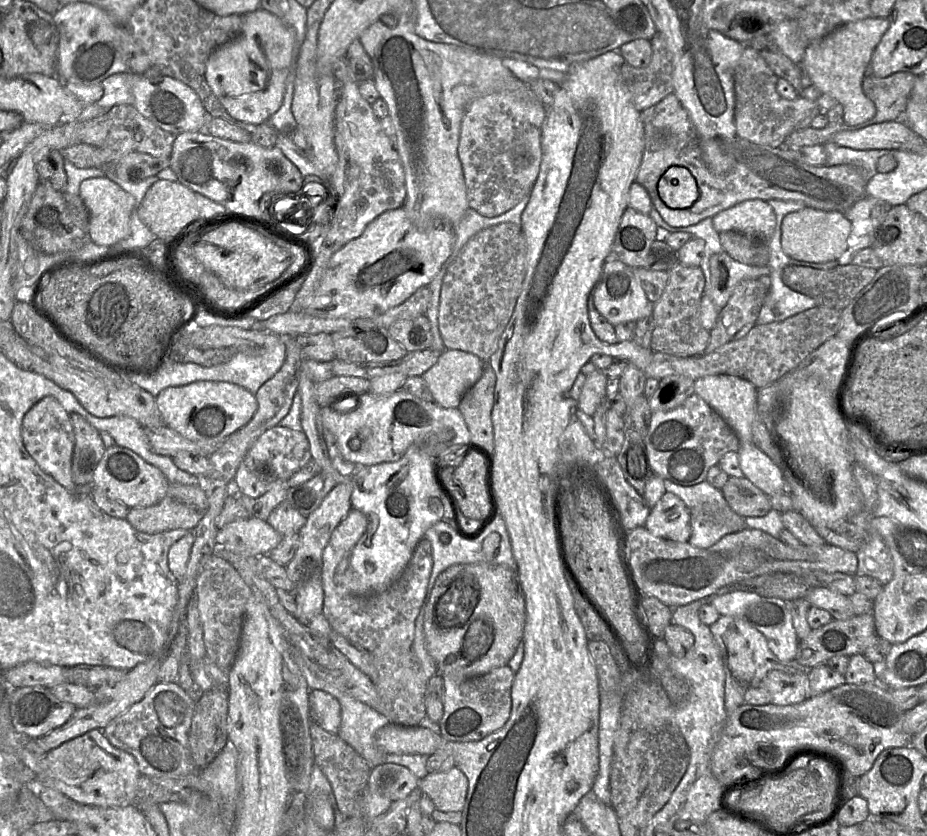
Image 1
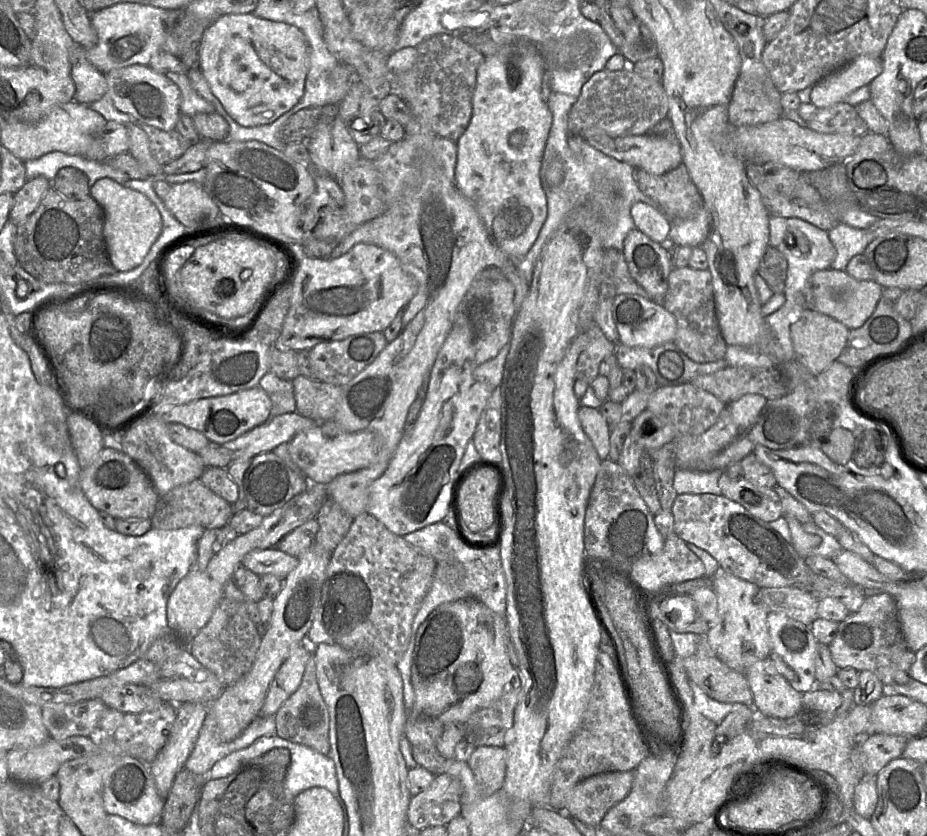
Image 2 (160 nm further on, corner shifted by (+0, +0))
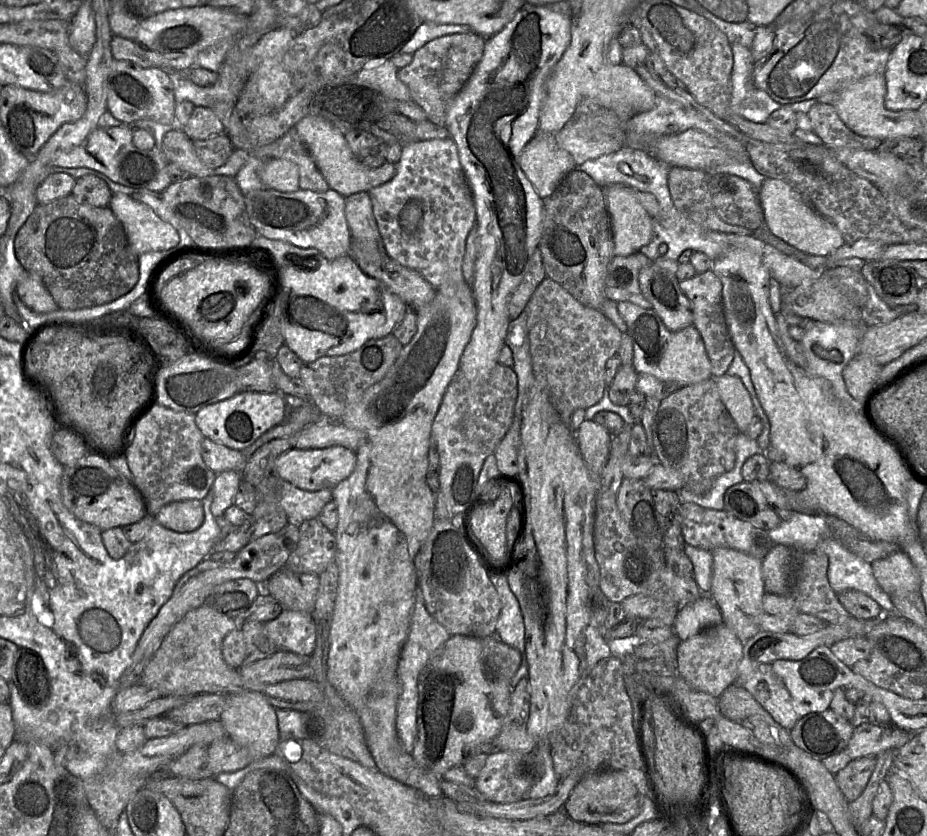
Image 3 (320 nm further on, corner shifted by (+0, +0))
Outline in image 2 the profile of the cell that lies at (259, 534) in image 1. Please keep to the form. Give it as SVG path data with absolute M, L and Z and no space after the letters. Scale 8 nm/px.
M279 548L255 549L244 556L241 564L260 577L273 574L285 579L295 569L298 560Z

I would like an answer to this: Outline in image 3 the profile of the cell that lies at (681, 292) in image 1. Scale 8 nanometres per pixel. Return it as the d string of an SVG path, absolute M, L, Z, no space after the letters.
M714 271L697 273L689 279L679 281L679 287L690 301L693 326L699 331L711 363L713 377L726 374L736 353L725 319L722 301L722 283Z

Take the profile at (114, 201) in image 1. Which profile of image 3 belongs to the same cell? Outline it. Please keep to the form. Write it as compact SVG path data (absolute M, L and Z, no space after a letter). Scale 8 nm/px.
M113 193L109 208L122 223L129 248L136 257L175 248L179 243L179 235L171 224L130 195Z

